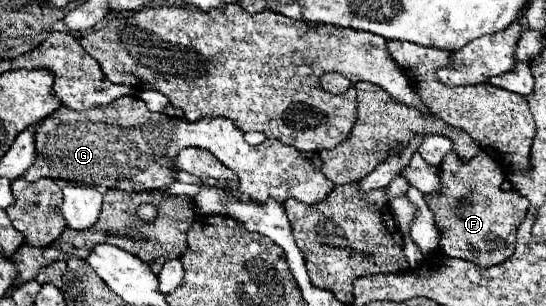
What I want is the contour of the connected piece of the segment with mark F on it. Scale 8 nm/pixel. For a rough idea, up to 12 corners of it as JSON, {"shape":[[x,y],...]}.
{"shape":[[446,154],[426,194],[450,258],[514,254],[528,200],[486,154]]}

